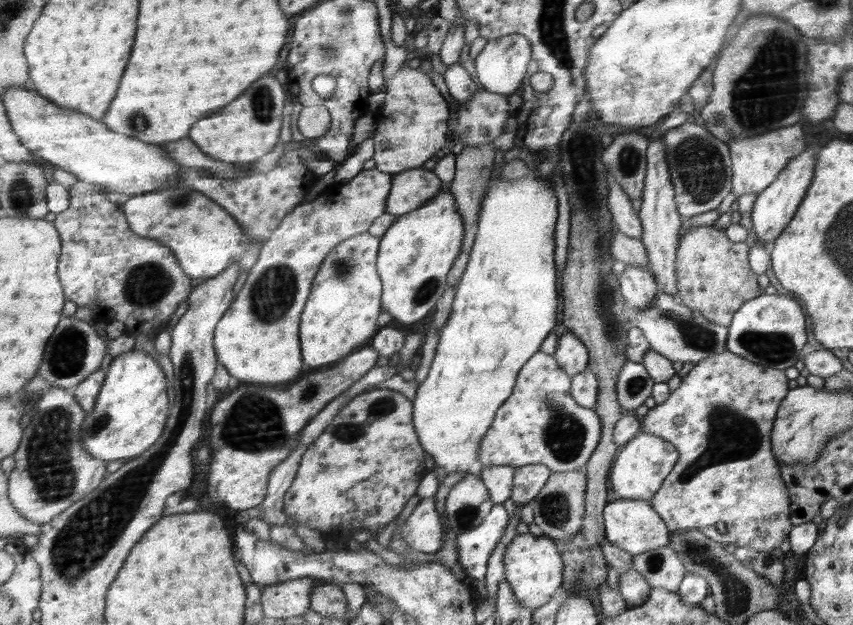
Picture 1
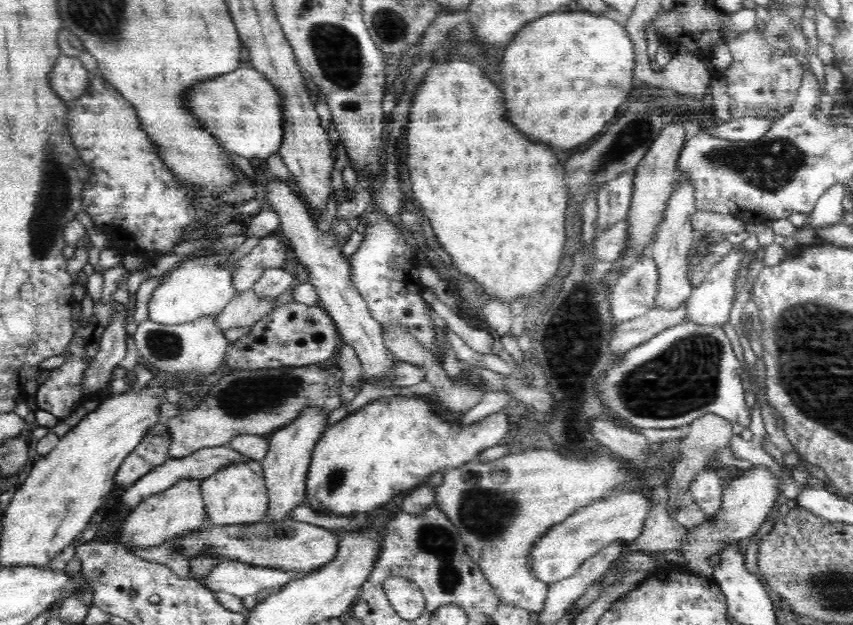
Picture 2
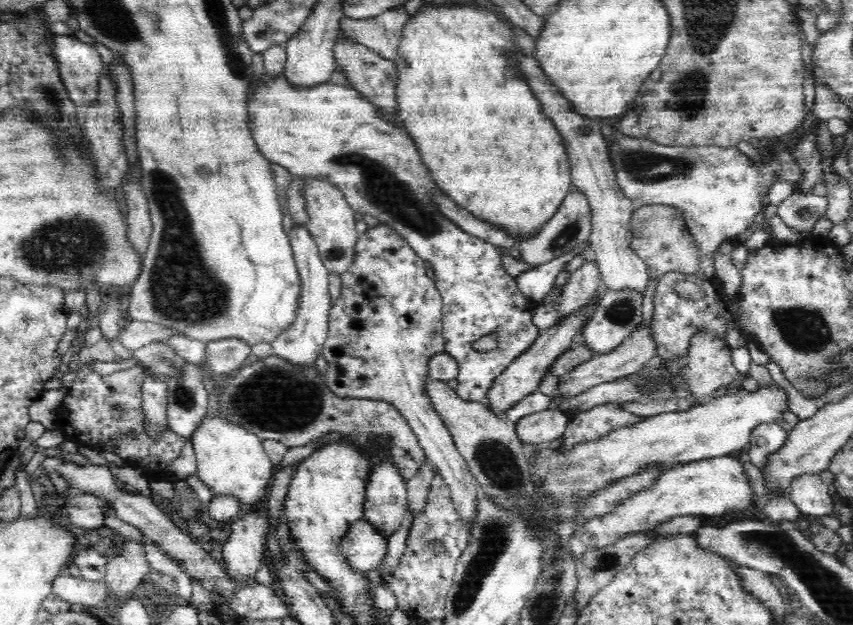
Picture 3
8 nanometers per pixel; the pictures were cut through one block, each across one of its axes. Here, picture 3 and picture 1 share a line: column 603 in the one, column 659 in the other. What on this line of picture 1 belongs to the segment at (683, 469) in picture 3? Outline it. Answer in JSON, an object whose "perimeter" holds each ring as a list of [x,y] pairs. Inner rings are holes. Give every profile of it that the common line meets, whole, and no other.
{"perimeter":[[[616,499],[605,507],[605,535],[612,544],[632,557],[668,545],[672,537],[668,524],[653,510],[648,501],[623,499]]]}

